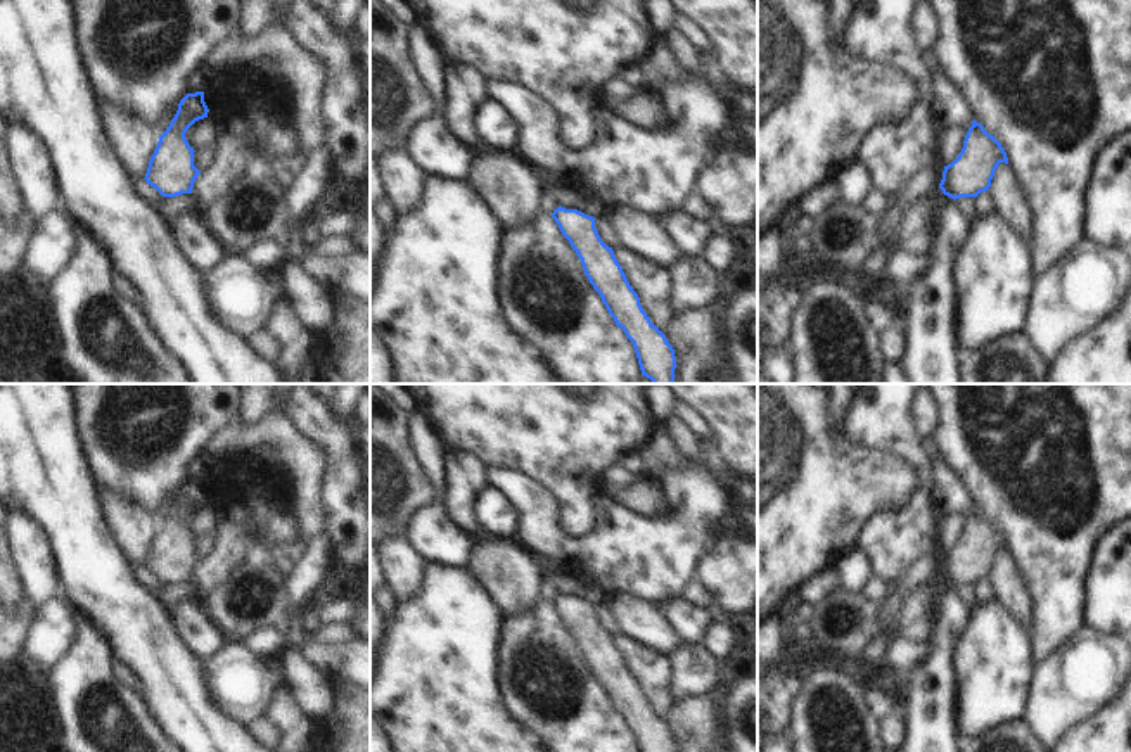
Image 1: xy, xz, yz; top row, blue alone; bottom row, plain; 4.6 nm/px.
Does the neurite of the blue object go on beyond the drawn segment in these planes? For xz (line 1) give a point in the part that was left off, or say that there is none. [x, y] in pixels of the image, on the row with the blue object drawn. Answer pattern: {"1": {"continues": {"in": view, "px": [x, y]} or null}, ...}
{"1": {"continues": null}}

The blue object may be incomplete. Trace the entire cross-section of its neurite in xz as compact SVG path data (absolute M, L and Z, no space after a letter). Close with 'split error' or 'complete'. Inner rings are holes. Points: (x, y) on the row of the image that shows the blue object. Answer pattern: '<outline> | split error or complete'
M562 206L552 213L552 218L581 259L585 275L600 294L609 315L633 342L642 375L654 384L673 384L674 349L643 311L612 247L600 239L595 218Z | complete

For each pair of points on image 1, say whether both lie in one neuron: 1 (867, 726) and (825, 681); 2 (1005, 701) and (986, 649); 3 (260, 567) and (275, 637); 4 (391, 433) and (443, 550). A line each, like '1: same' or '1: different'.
1: same
2: same
3: different
4: different

